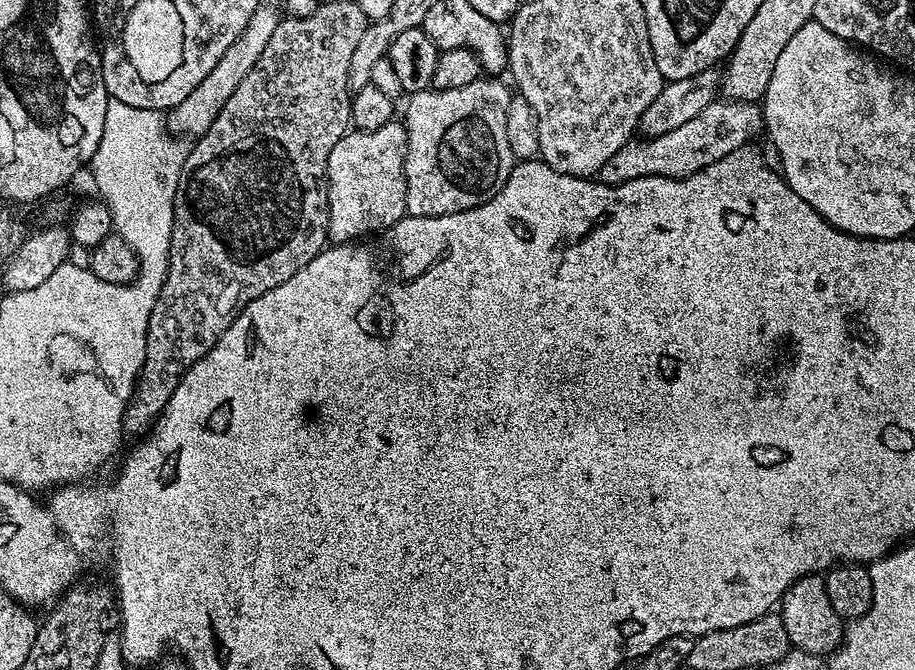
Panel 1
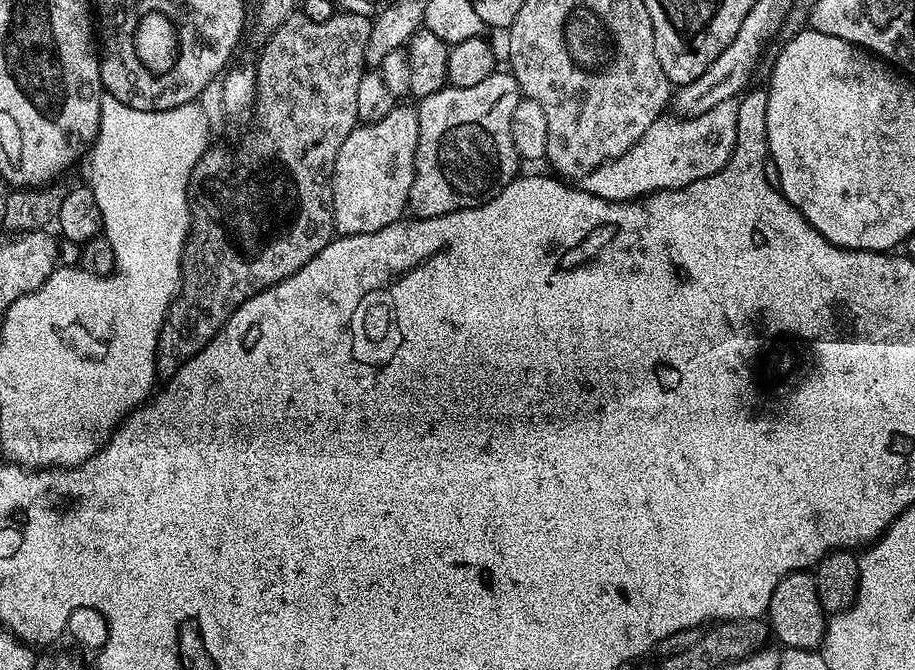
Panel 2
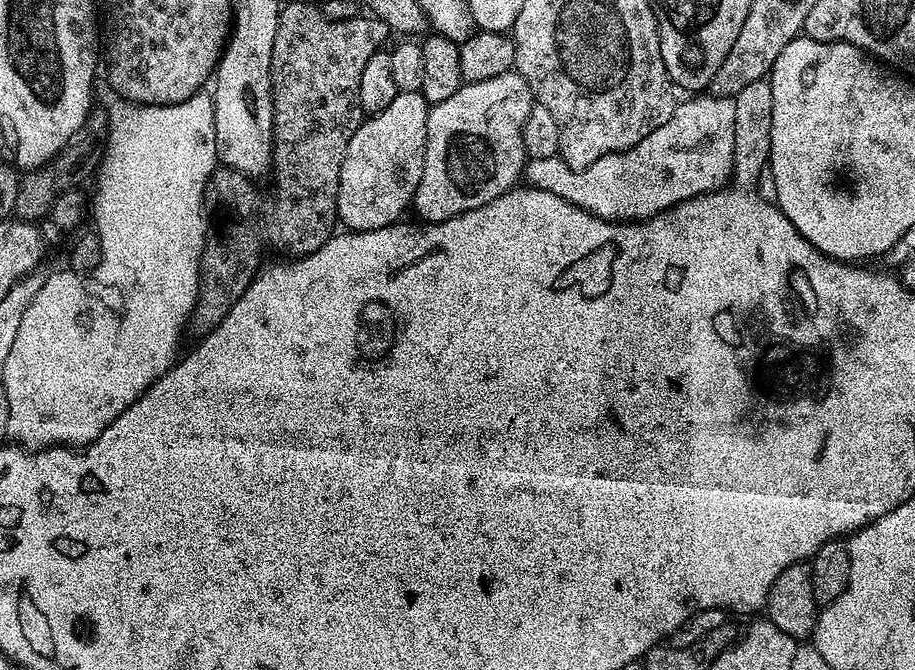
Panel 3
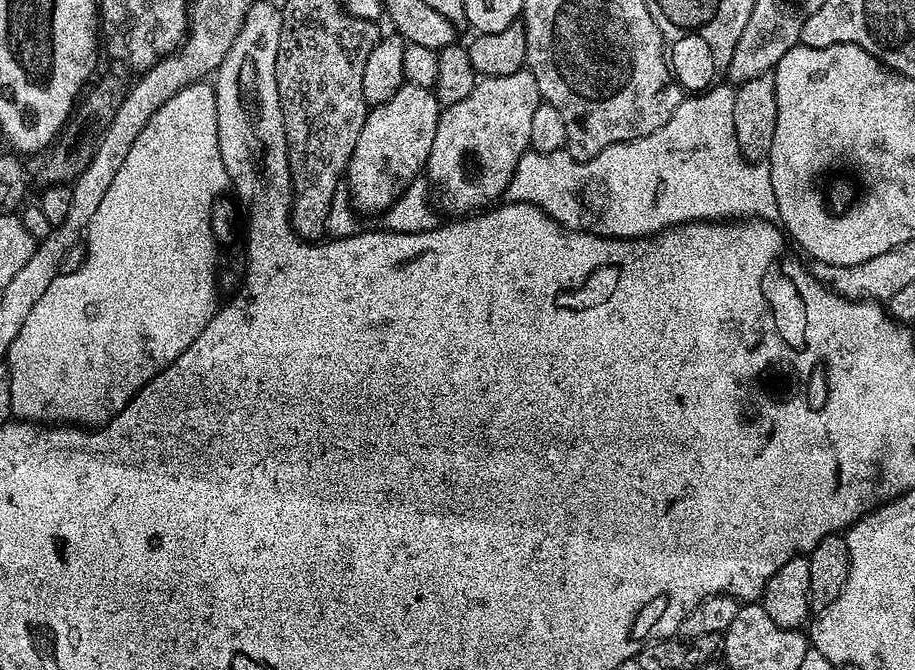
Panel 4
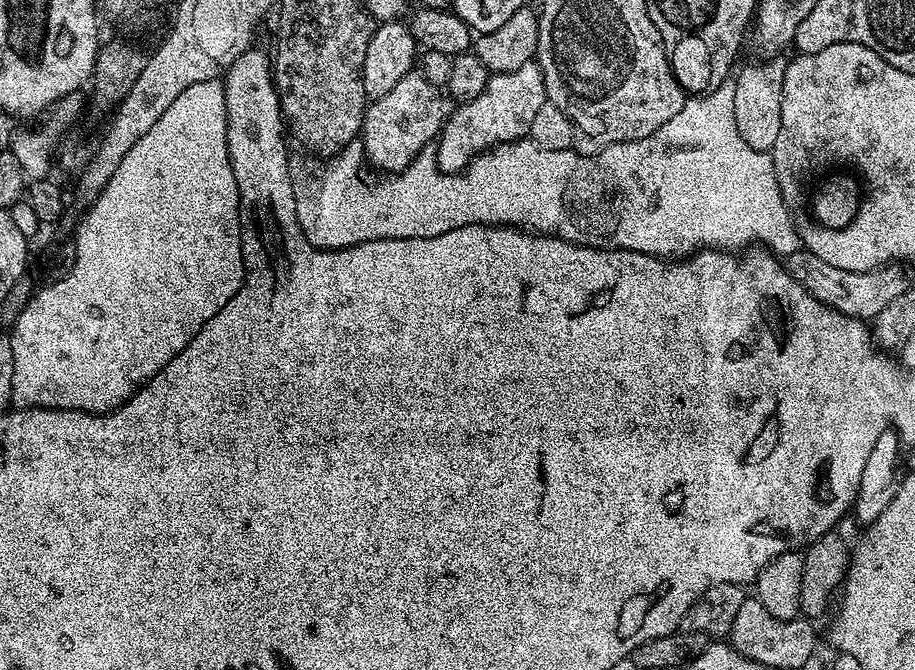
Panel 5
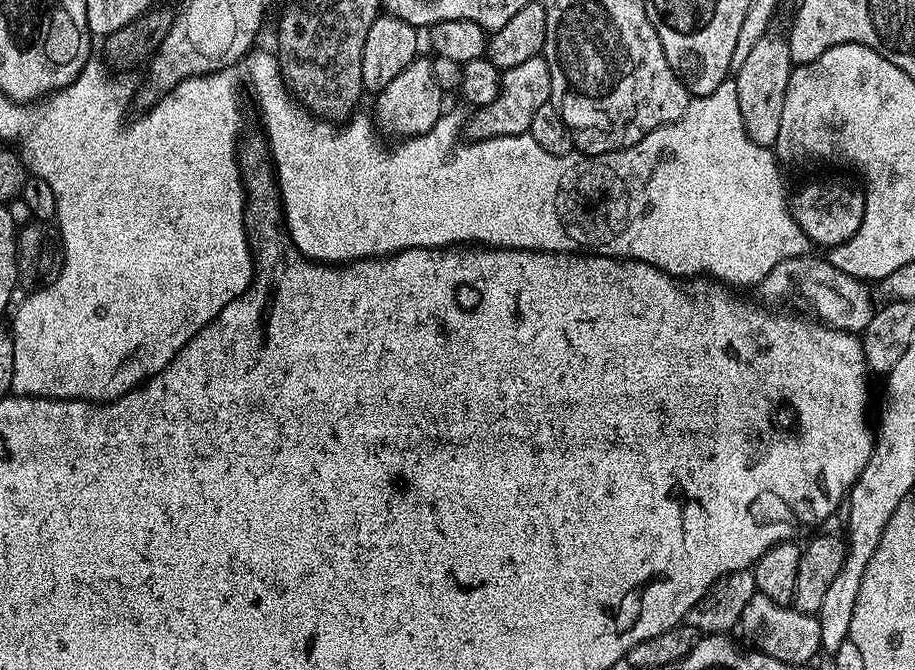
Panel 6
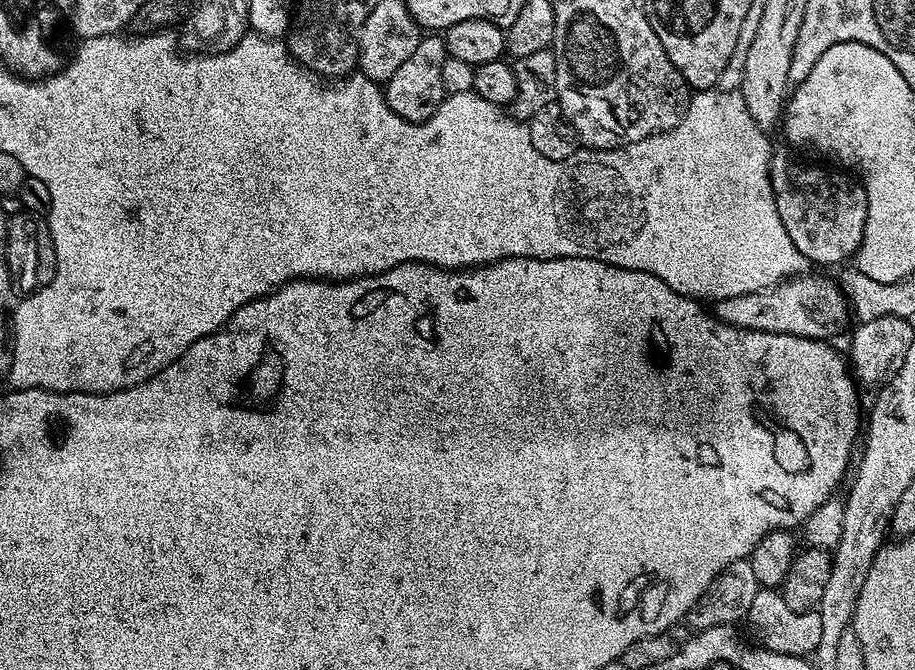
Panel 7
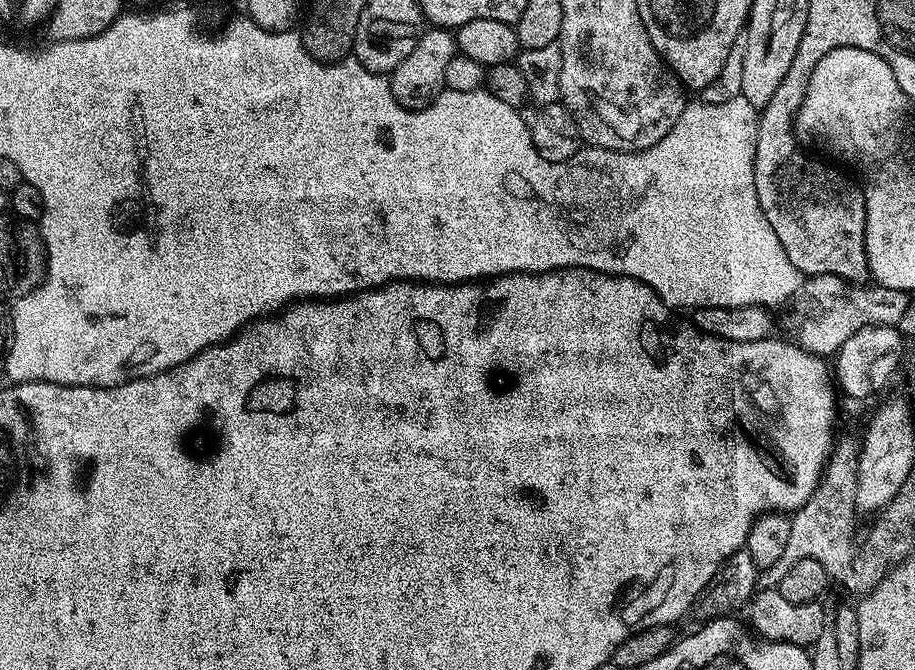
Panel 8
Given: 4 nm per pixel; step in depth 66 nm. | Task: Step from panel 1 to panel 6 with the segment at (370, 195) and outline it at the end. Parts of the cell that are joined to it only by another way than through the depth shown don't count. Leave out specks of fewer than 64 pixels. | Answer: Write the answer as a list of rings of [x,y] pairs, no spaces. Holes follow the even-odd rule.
[[[417,58],[390,82],[381,92],[375,93],[376,112],[374,111],[374,123],[381,133],[387,134],[392,138],[407,138],[410,136],[421,136],[438,122],[438,118],[446,111],[446,94],[434,82],[434,70],[432,69],[431,59]]]

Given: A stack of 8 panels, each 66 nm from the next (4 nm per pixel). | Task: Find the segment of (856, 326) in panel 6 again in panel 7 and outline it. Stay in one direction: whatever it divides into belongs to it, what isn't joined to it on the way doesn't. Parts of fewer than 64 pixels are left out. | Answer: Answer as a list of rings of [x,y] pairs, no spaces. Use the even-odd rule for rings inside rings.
[[[801,274],[785,279],[764,292],[717,300],[714,315],[723,324],[755,332],[794,334],[808,336],[812,340],[833,338],[847,326],[848,316],[850,320],[849,302],[835,279],[808,275]]]

